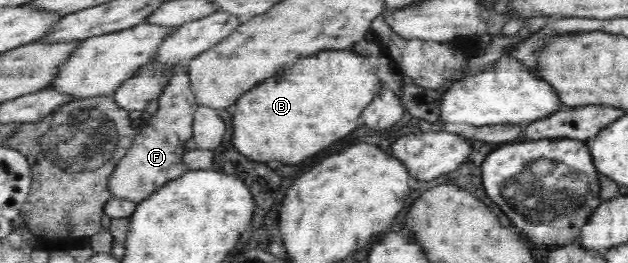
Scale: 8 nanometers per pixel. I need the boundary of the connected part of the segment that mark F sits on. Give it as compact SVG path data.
M175 75L173 83L169 83L158 100L157 111L149 116L145 128L137 133L135 143L121 159L117 172L112 176L109 189L113 196L140 202L166 181L181 177L189 171L183 165L181 156L185 153L184 143L192 137L193 113L198 107L187 75Z

